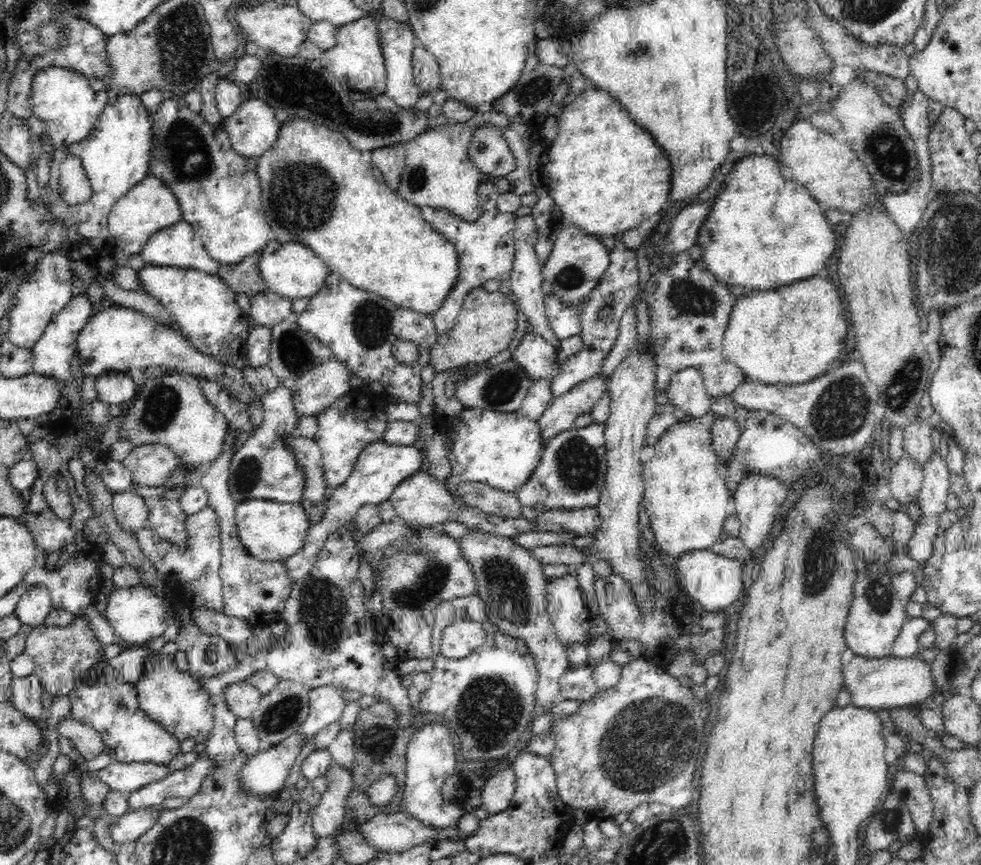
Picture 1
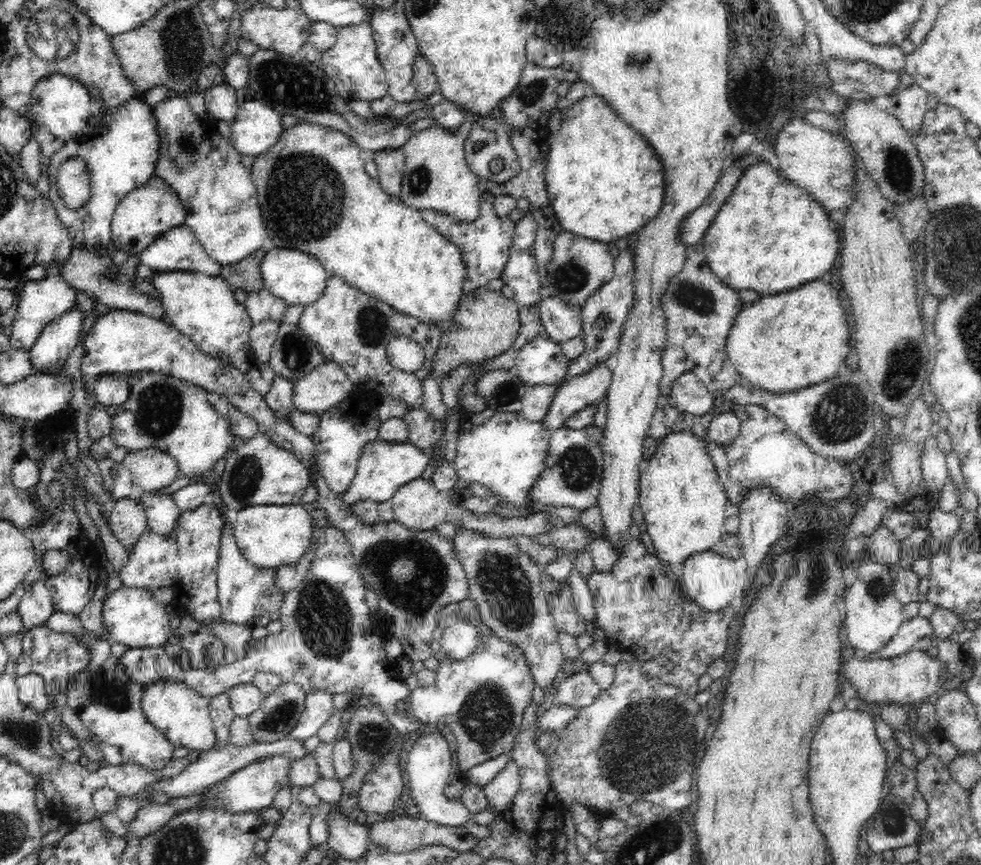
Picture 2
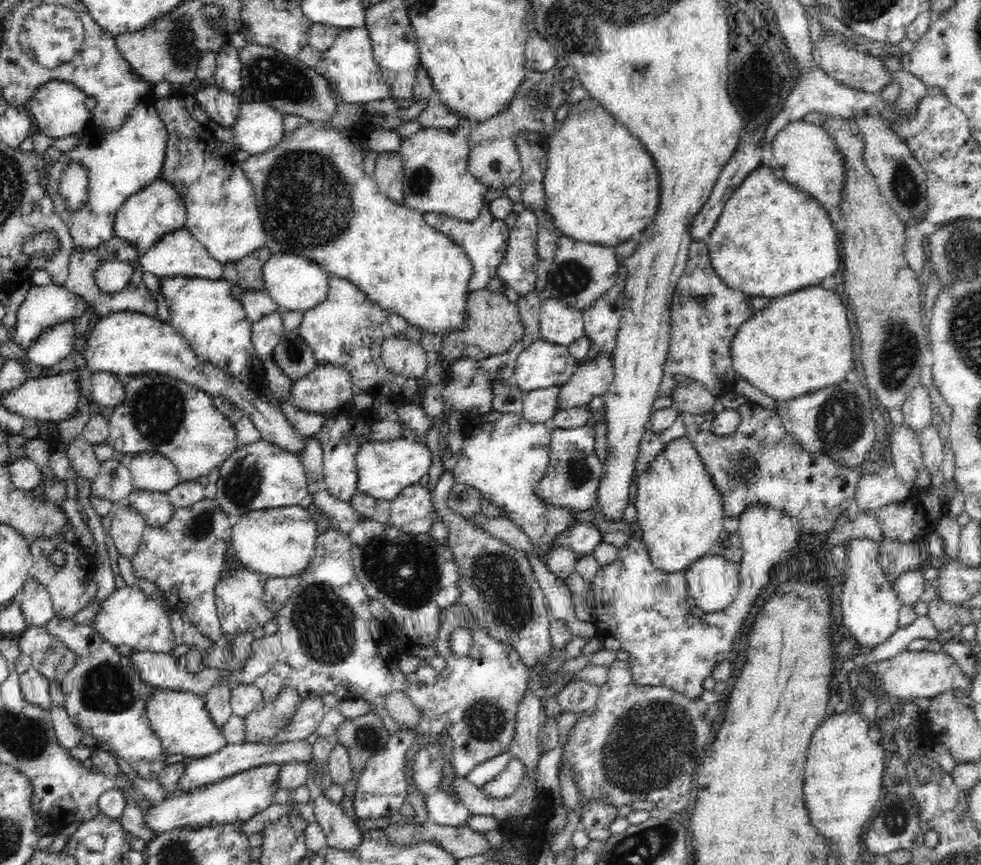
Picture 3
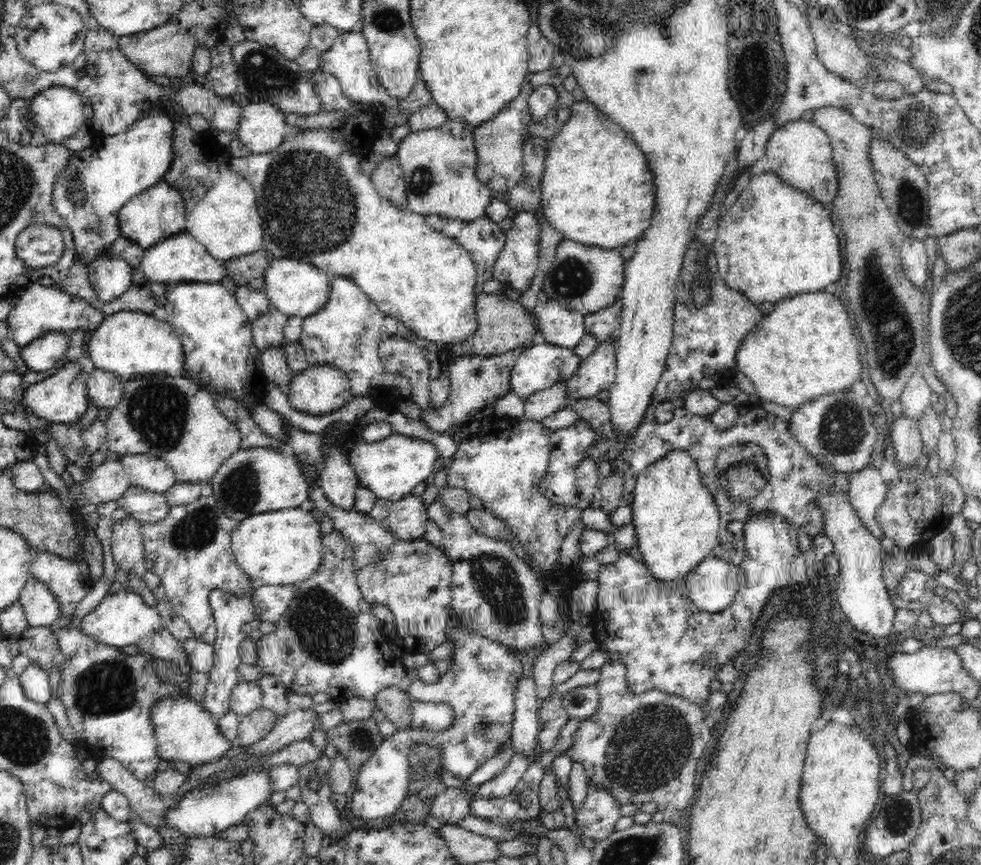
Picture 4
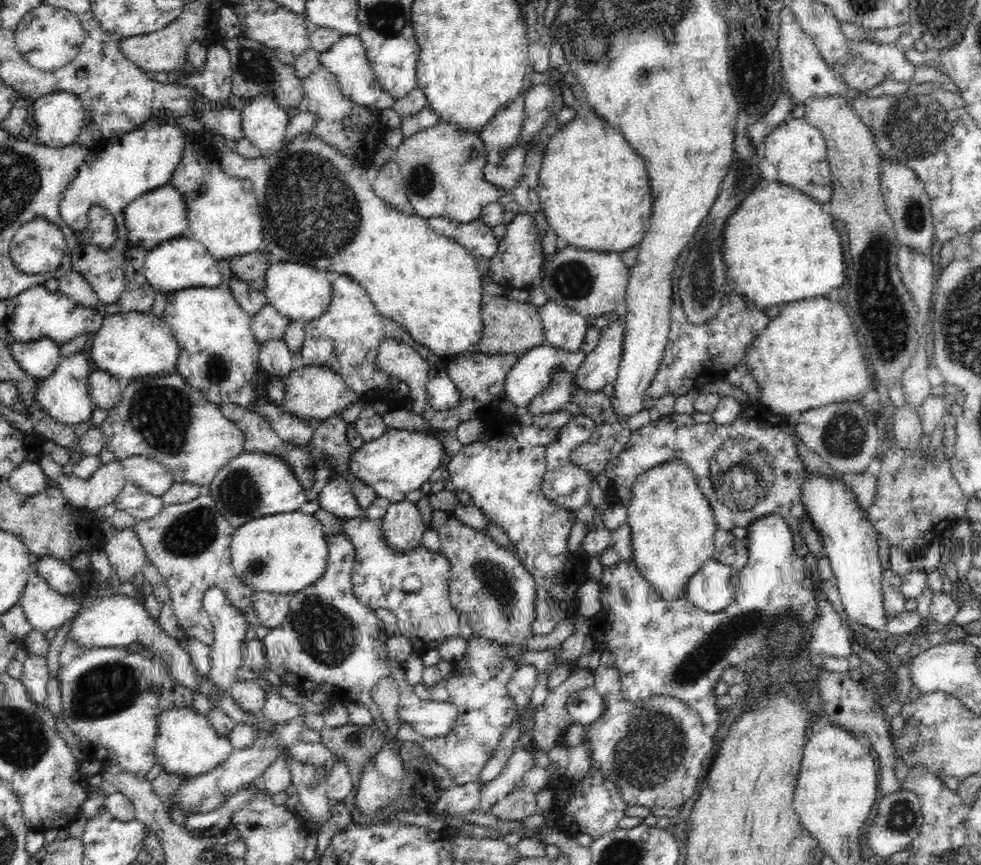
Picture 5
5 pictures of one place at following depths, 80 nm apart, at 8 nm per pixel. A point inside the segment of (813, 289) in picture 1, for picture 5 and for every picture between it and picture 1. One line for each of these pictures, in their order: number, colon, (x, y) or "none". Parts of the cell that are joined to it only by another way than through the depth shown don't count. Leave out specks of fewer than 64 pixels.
2: (782, 342)
3: (801, 342)
4: (805, 348)
5: (808, 356)

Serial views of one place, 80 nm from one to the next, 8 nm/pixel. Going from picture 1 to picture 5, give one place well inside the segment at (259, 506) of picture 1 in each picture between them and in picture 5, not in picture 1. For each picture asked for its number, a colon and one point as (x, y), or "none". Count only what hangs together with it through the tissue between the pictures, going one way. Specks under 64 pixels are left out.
2: (272, 536)
3: (277, 542)
4: (284, 547)
5: (285, 553)

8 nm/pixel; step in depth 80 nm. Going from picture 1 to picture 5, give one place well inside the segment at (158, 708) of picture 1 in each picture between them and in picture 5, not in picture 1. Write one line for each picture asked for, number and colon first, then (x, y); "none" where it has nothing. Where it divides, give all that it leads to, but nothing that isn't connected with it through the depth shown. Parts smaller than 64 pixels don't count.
2: (181, 713)
3: (181, 720)
4: (185, 732)
5: (186, 745)

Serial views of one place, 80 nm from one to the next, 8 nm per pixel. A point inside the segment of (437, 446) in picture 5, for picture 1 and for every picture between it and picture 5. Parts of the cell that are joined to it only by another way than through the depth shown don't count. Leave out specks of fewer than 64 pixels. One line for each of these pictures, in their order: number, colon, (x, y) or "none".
1: (380, 467)
2: (383, 468)
3: (386, 468)
4: (391, 468)

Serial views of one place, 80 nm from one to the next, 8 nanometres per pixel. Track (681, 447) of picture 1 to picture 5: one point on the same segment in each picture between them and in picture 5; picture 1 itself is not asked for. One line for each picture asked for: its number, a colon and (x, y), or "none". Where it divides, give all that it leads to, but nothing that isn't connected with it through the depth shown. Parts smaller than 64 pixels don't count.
2: (684, 505)
3: (680, 513)
4: (677, 521)
5: (673, 527)

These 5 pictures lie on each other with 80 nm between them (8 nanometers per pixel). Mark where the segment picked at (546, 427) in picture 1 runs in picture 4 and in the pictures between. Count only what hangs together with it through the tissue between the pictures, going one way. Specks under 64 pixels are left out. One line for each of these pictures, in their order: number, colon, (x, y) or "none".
2: (582, 391)
3: (592, 378)
4: (596, 372)

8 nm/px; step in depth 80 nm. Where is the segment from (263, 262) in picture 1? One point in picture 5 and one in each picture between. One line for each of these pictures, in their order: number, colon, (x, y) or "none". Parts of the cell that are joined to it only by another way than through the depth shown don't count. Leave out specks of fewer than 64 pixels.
2: (295, 277)
3: (297, 284)
4: (296, 288)
5: (301, 292)

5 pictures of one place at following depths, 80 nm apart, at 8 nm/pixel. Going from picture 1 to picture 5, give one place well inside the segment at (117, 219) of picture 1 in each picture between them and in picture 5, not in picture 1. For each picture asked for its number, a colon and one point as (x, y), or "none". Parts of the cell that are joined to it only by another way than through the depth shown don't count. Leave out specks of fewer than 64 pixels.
2: (146, 212)
3: (158, 209)
4: (160, 211)
5: (159, 215)

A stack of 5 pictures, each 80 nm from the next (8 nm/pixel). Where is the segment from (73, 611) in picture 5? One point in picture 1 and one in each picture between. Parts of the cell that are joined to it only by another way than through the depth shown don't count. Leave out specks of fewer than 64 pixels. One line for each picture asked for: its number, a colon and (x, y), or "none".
1: (33, 607)
2: (36, 606)
3: (36, 604)
4: (41, 609)

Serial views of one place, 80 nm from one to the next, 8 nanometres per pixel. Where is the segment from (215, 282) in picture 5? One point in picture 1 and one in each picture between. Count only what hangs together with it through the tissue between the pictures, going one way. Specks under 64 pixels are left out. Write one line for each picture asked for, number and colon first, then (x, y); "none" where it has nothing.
1: (177, 245)
2: (178, 248)
3: (178, 253)
4: (179, 259)

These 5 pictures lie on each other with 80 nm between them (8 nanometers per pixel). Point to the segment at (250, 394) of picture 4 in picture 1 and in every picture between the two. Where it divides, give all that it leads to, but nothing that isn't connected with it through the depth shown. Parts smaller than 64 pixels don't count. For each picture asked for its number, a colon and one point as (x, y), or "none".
1: (204, 308)
2: (204, 308)
3: (214, 323)

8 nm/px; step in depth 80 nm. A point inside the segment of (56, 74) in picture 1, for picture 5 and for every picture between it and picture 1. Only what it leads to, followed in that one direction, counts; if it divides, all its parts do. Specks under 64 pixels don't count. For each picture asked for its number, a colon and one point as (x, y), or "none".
2: (64, 107)
3: (58, 109)
4: (59, 111)
5: (58, 116)

